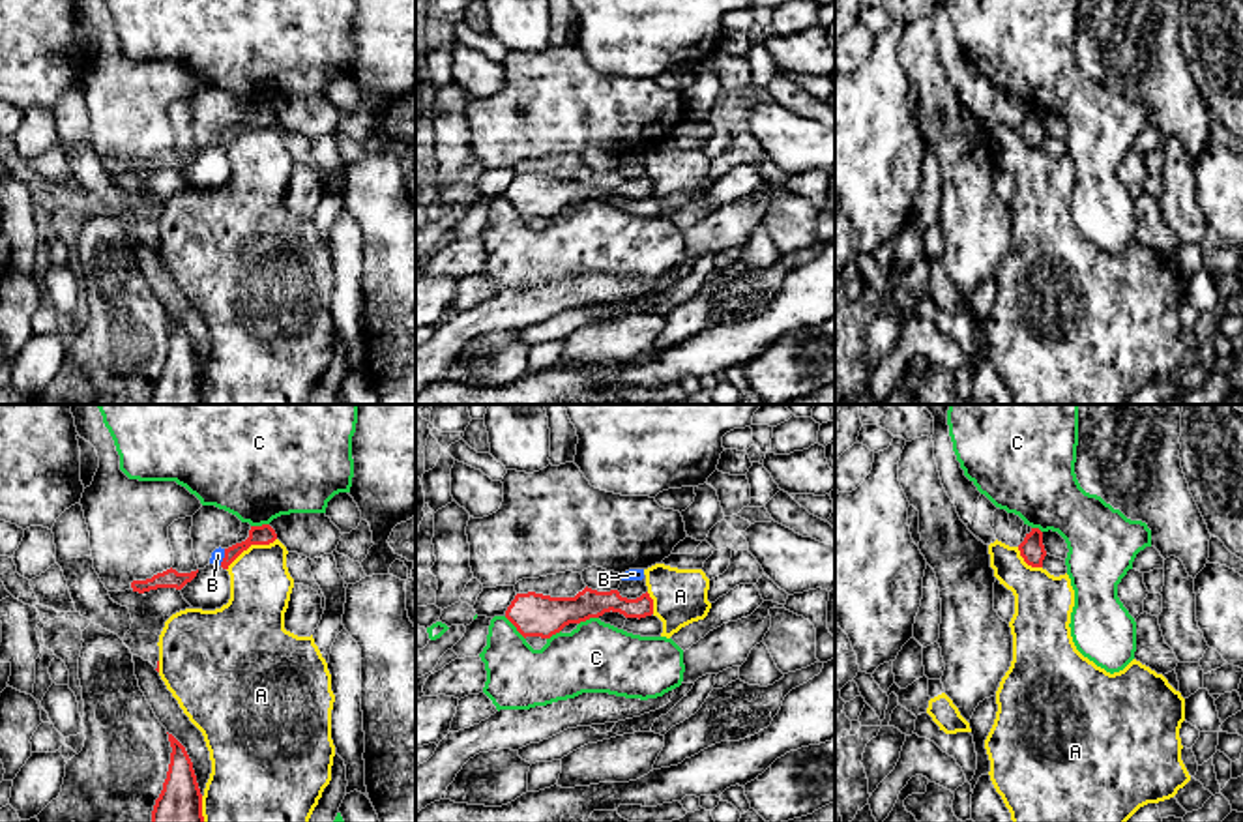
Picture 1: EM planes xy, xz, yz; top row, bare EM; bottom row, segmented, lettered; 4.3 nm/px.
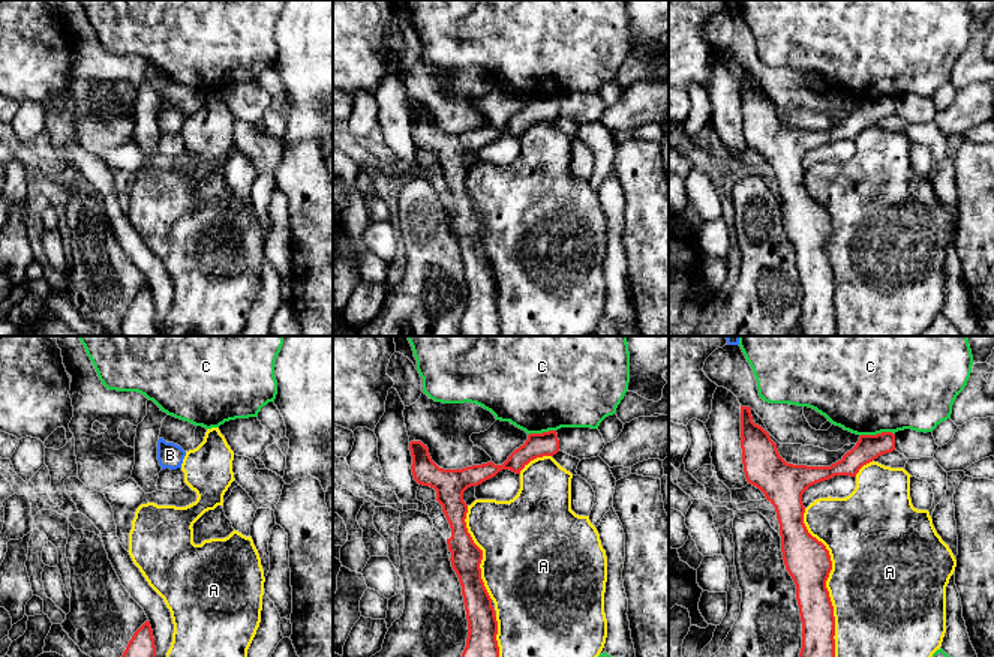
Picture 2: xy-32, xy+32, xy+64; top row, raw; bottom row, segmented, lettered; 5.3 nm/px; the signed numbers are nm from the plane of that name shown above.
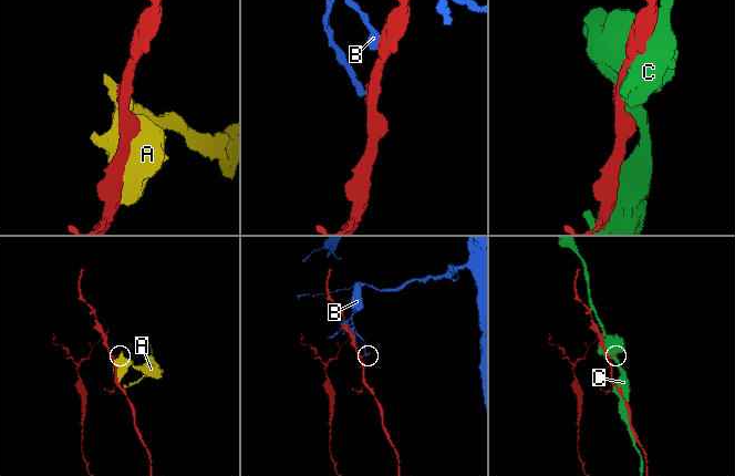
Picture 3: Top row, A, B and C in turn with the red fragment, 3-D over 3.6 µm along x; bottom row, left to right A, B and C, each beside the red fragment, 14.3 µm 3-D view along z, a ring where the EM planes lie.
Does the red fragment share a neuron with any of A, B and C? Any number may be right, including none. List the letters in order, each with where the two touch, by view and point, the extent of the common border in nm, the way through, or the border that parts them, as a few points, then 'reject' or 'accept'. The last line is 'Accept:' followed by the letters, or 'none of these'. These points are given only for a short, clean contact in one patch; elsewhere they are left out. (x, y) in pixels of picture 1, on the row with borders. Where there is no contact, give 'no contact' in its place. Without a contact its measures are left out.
A: xy (249, 545) | 260 nm | reject
B: xy (225, 557) | 80 nm | reject
C: xz (515, 626) | 140 nm | reject
Accept: none of these

